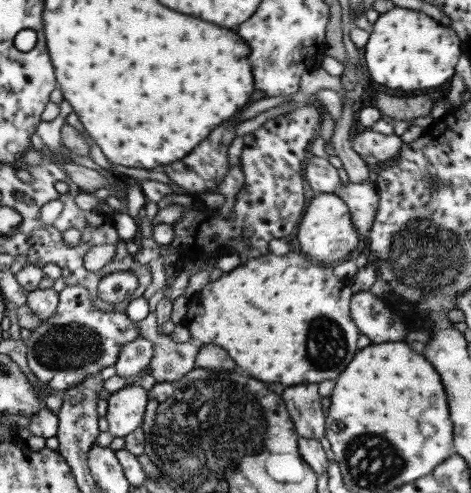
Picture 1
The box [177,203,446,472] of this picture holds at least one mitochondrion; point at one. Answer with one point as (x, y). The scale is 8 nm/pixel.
(325, 345)

